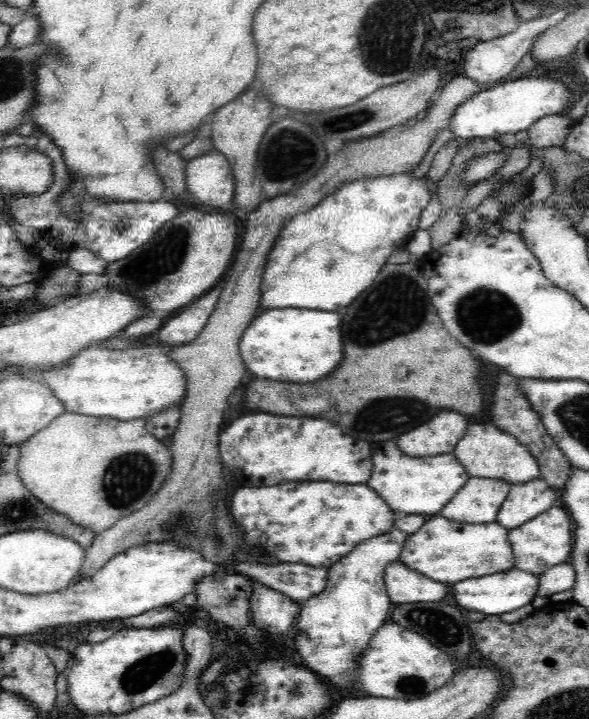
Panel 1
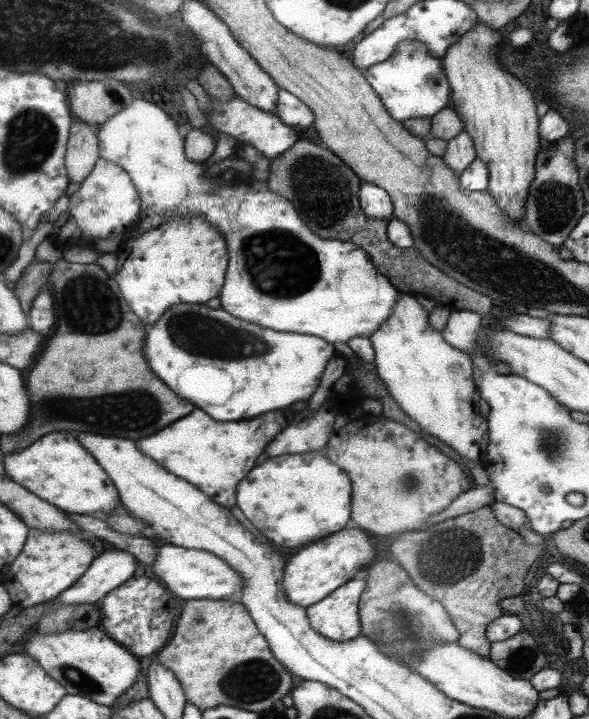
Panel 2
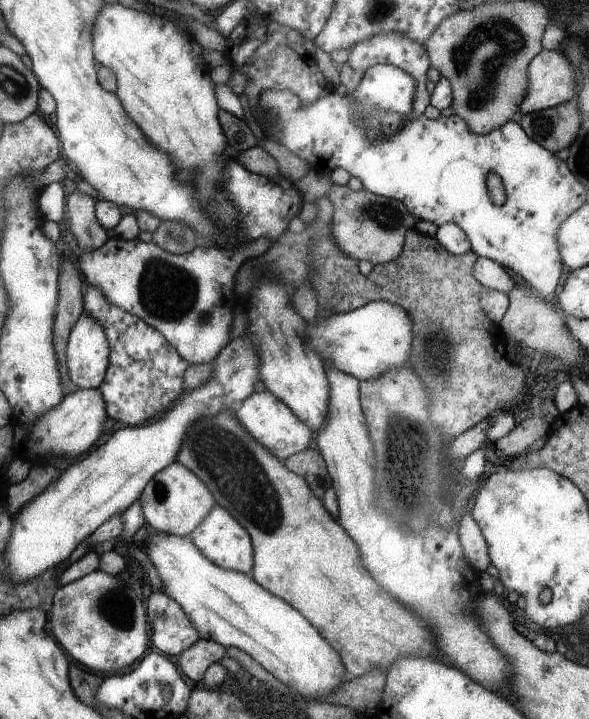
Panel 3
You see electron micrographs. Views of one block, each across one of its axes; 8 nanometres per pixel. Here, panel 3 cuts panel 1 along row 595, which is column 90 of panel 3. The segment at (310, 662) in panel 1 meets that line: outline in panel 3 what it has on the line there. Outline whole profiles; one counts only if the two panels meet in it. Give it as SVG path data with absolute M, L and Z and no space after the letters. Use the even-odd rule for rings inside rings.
M83 314L67 338L67 354L63 358L67 380L79 390L99 388L109 370L109 352L111 346L101 328Z

